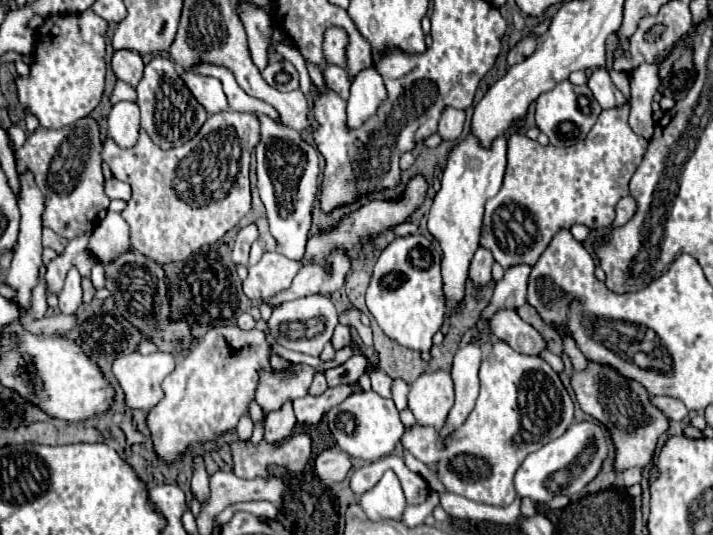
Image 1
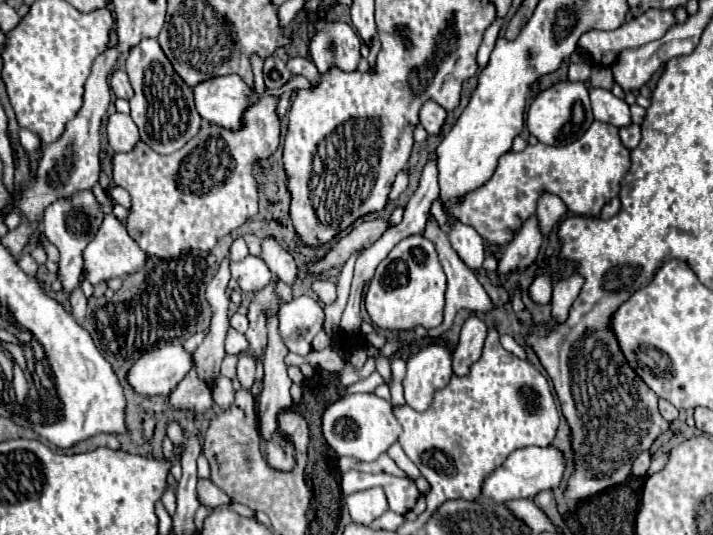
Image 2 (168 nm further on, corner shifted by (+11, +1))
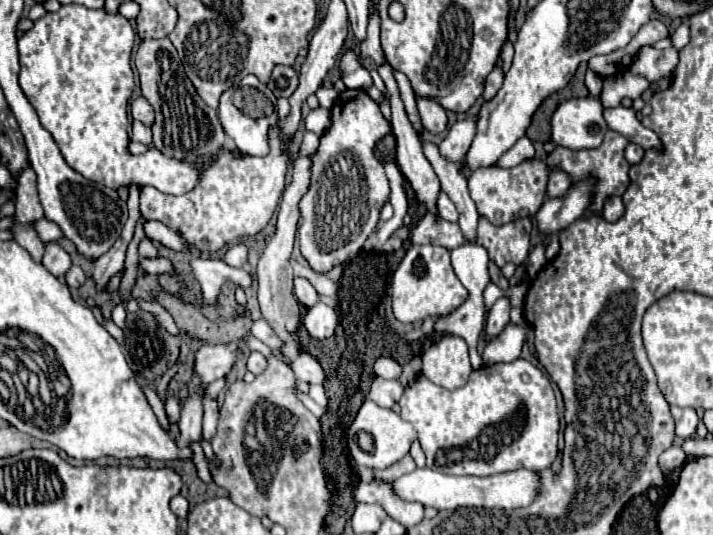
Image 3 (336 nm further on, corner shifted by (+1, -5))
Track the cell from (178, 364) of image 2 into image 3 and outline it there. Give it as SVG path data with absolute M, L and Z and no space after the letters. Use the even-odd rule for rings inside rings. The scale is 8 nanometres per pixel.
M236 341L226 345L202 345L194 357L194 369L198 371L200 381L208 385L214 379L228 375L240 357L242 349Z

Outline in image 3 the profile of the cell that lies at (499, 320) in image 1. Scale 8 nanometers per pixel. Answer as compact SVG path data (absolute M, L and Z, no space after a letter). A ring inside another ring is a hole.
M386 63L382 67L378 67L378 73L380 77L384 79L388 91L390 91L390 107L392 107L392 127L394 127L394 137L396 137L396 163L402 171L402 175L410 181L412 189L416 191L416 197L428 207L428 211L436 213L434 209L434 201L438 197L438 191L440 191L440 185L438 185L438 177L434 177L434 169L430 169L430 161L426 161L424 153L422 153L422 145L418 145L418 135L414 133L414 127L412 123L408 121L406 117L406 111L404 111L404 103L400 99L400 93L398 93L398 85L392 77L392 67Z

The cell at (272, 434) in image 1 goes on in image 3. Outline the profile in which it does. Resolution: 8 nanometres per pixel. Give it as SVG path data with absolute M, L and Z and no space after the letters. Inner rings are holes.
M312 132L304 134L302 145L298 149L298 155L292 161L294 173L292 173L292 183L284 189L280 205L278 205L278 221L276 221L276 233L272 237L272 241L266 245L260 261L258 261L258 301L260 301L260 309L264 319L274 327L274 331L278 333L280 339L286 341L286 347L282 349L282 353L286 357L290 357L290 361L294 361L298 357L298 349L290 337L292 331L298 329L298 321L300 321L300 305L296 301L296 297L292 295L292 267L288 263L290 253L292 253L292 245L294 245L294 233L296 233L296 223L300 219L300 199L304 197L304 193L310 187L310 169L312 169L312 155L316 153L320 145L320 137Z

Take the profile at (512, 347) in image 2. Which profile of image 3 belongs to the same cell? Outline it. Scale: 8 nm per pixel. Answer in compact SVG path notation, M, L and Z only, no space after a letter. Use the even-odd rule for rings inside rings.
M508 323L500 335L490 339L490 343L482 353L482 359L486 365L510 363L520 357L520 349L524 341L526 341L526 327Z

